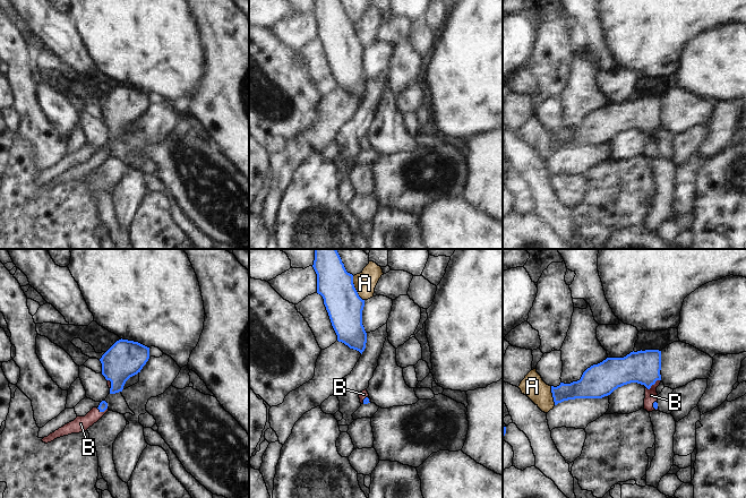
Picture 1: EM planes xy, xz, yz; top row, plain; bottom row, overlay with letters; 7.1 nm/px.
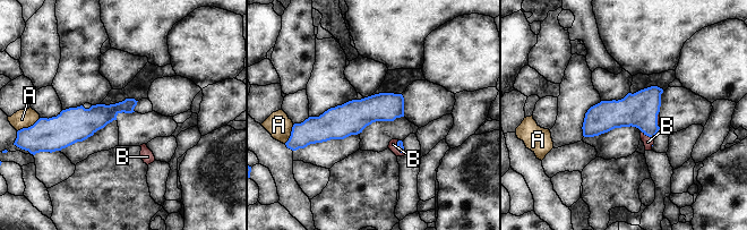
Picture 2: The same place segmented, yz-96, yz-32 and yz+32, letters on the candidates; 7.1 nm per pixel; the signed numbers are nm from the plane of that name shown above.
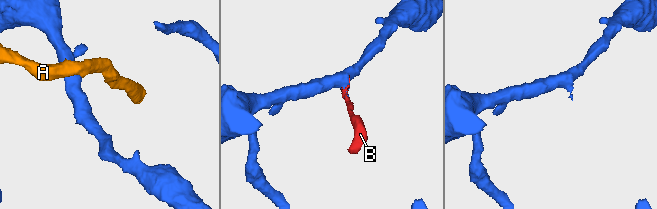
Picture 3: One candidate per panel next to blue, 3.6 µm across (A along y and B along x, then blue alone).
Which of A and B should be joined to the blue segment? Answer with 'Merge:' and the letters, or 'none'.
Merge: B

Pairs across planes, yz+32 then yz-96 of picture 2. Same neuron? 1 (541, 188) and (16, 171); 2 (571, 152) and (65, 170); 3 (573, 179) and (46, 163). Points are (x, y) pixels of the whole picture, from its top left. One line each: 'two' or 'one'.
1: two
2: two
3: one

